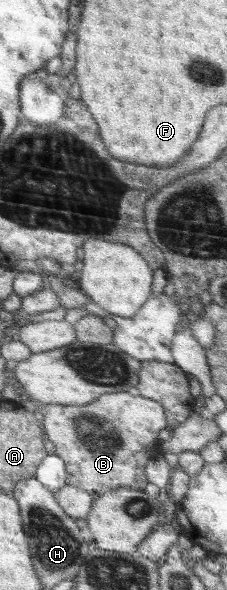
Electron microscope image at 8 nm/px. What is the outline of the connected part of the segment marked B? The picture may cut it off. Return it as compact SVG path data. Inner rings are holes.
M127 391L104 394L95 402L86 405L45 405L45 412L45 430L48 430L50 440L56 444L56 453L66 460L69 485L91 493L95 499L122 487L145 491L149 486L146 465L164 454L163 443L156 442L161 432L169 427L164 403L147 398L136 391Z

